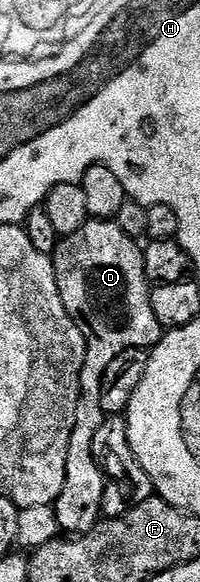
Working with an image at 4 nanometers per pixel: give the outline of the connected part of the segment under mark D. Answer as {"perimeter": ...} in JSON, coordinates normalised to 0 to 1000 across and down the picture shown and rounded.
{"perimeter":[[[455,376],[360,404],[305,409],[260,436],[280,486],[300,493],[300,514],[320,514],[320,527],[390,555],[430,584],[430,615],[410,632],[410,675],[390,682],[380,699],[380,727],[360,734],[360,754],[340,761],[340,789],[320,809],[320,837],[275,857],[265,873],[290,893],[295,911],[330,919],[405,919],[460,912],[520,881],[520,863],[535,856],[535,825],[460,775],[460,754],[480,754],[480,741],[500,741],[535,710],[510,703],[510,648],[540,637],[560,617],[620,603],[675,596],[765,596],[810,584],[820,567],[780,548],[780,534],[760,534],[750,512],[755,486],[720,466],[715,423],[620,397],[600,397],[585,378]]]}

